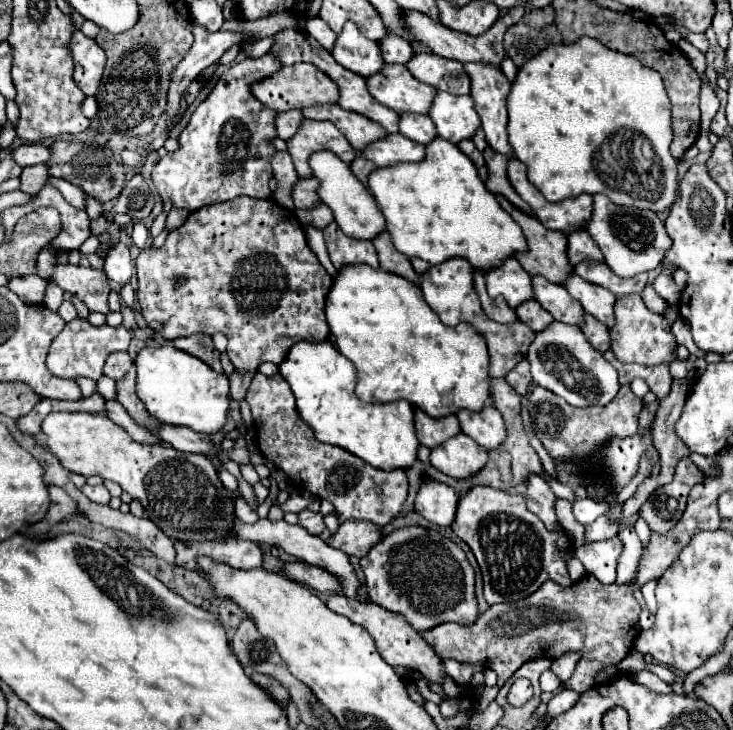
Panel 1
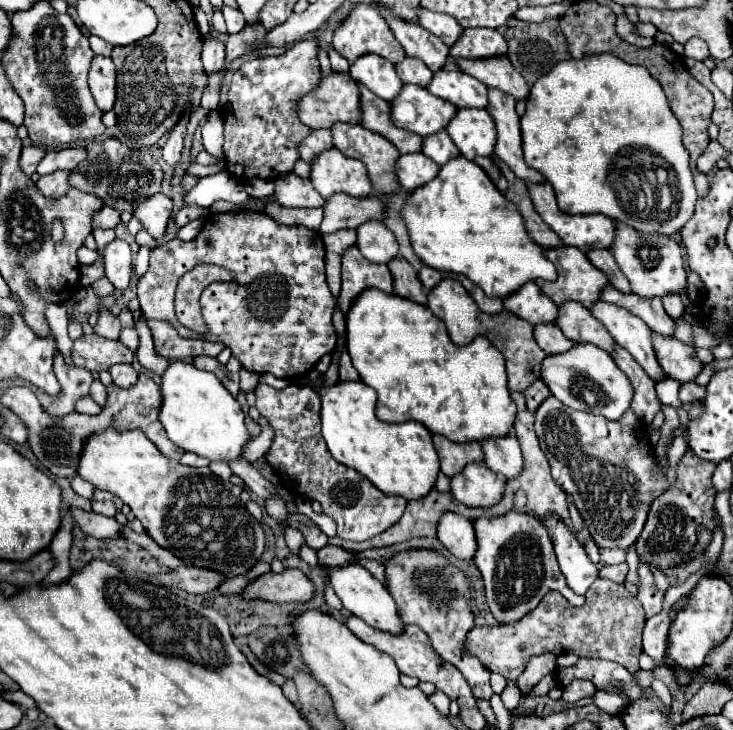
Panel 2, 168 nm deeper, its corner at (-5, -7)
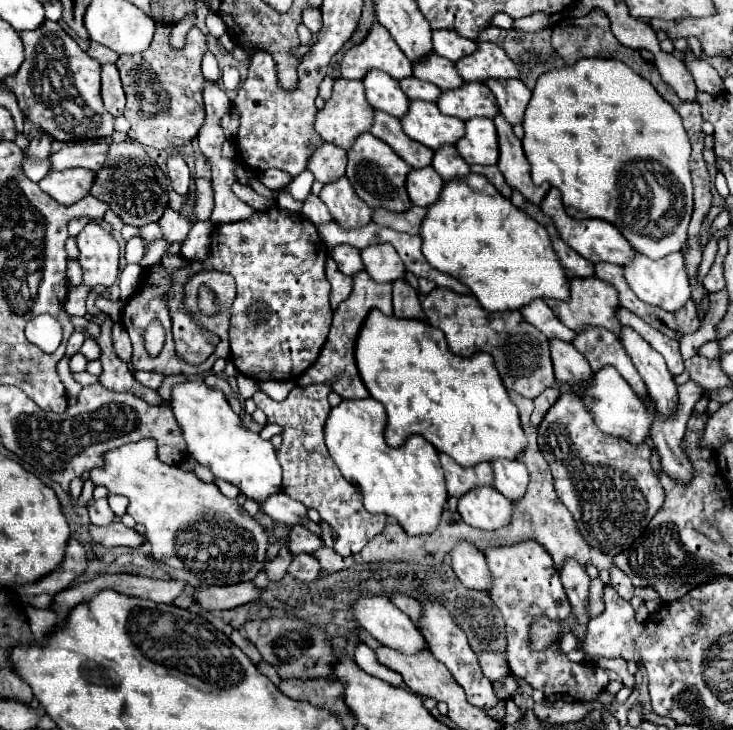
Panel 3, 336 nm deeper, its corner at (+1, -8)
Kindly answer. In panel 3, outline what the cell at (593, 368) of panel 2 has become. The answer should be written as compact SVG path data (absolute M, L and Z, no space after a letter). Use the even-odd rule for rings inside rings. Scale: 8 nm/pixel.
M603 367L599 373L593 375L593 385L587 389L587 393L579 395L579 399L589 407L589 411L595 417L597 427L607 435L617 435L633 445L643 445L645 439L651 435L653 425L653 413L651 407L645 407L643 401L635 395L635 391L621 379L621 375L613 367Z

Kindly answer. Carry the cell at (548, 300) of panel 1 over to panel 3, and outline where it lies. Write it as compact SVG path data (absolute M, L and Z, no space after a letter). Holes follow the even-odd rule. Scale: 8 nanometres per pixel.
M589 327L585 333L575 337L573 347L589 361L593 373L601 371L607 365L615 367L623 375L623 379L633 387L633 391L643 401L651 403L647 387L645 387L641 375L633 367L633 361L629 359L629 355L623 349L621 341L611 331L601 329L601 327Z

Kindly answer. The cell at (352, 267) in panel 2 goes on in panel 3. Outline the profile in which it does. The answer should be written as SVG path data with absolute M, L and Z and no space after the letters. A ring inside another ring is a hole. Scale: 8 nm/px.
M359 271L357 275L353 275L353 283L355 283L353 293L333 313L331 331L329 331L329 337L325 341L325 347L321 349L321 355L297 379L299 387L307 387L307 385L313 385L313 383L325 383L325 385L331 385L341 395L341 399L367 399L369 397L369 391L365 389L365 385L361 381L361 375L357 371L355 339L357 339L359 329L361 329L363 321L367 319L369 311L379 309L385 315L393 315L393 307L391 307L391 283L377 283L377 281L373 281L369 277L367 271Z

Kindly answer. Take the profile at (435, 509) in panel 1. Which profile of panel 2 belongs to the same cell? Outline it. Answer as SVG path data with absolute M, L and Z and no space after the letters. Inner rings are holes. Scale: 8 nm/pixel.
M455 512L441 514L437 522L437 538L457 558L471 560L475 554L477 542L475 542L473 524L461 514L455 514Z

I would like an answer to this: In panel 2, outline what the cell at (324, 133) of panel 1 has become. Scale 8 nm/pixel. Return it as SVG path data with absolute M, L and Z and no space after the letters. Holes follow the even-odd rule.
M335 146L313 158L309 180L323 198L333 196L335 192L365 198L371 192L371 180L367 178L363 162L347 158L341 150L335 150Z

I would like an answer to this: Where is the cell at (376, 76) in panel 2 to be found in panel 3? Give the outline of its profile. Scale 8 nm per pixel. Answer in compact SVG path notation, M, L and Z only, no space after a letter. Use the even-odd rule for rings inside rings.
M369 71L363 79L363 85L367 91L367 101L373 109L385 111L397 119L409 111L409 99L401 91L399 81L385 75L383 71Z

